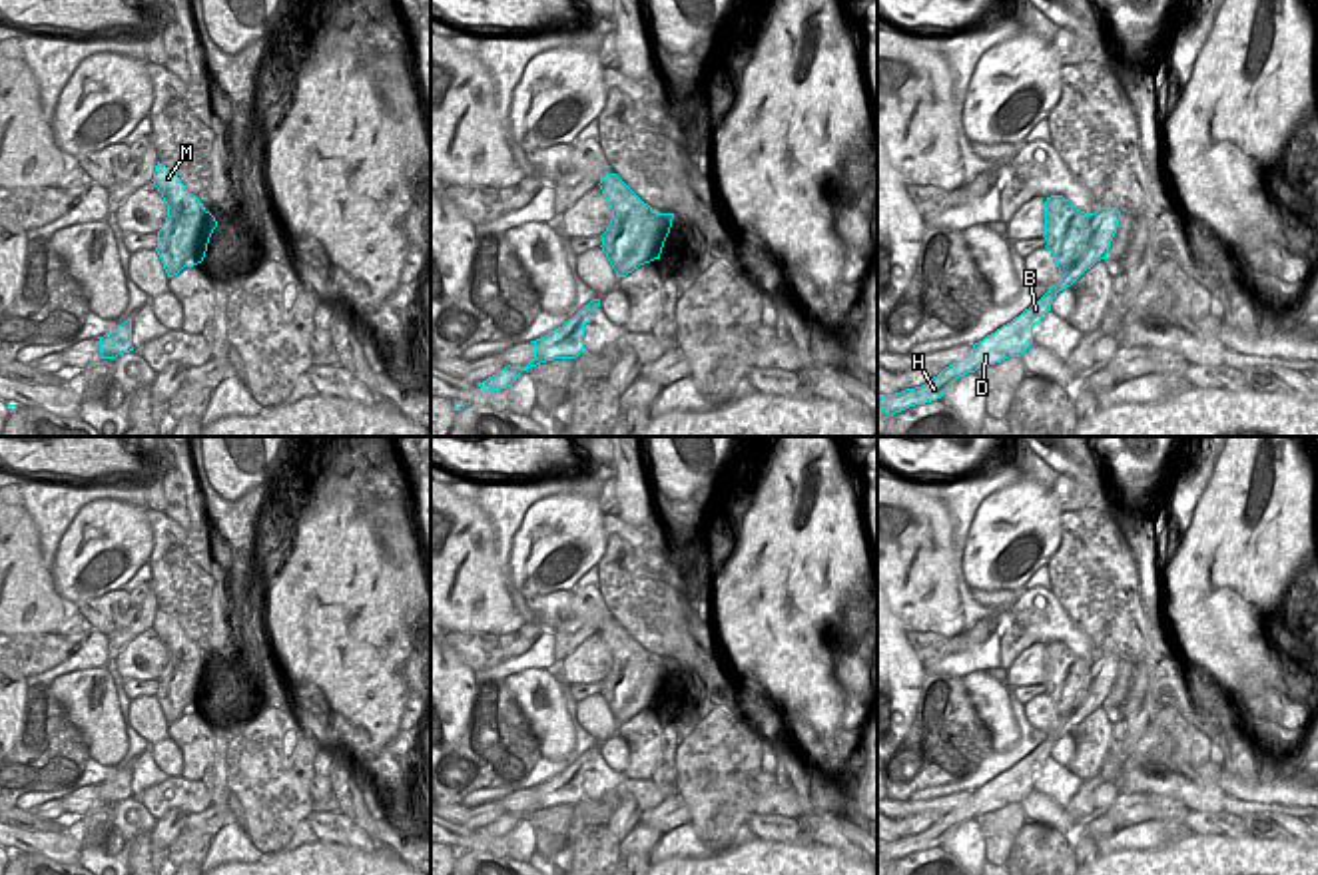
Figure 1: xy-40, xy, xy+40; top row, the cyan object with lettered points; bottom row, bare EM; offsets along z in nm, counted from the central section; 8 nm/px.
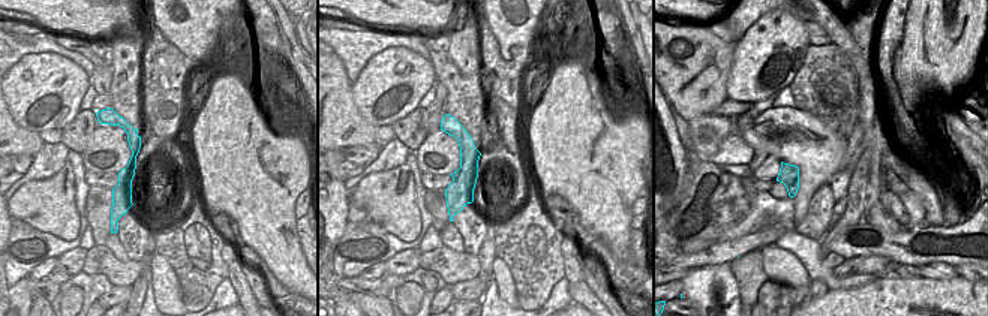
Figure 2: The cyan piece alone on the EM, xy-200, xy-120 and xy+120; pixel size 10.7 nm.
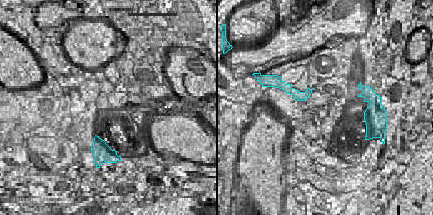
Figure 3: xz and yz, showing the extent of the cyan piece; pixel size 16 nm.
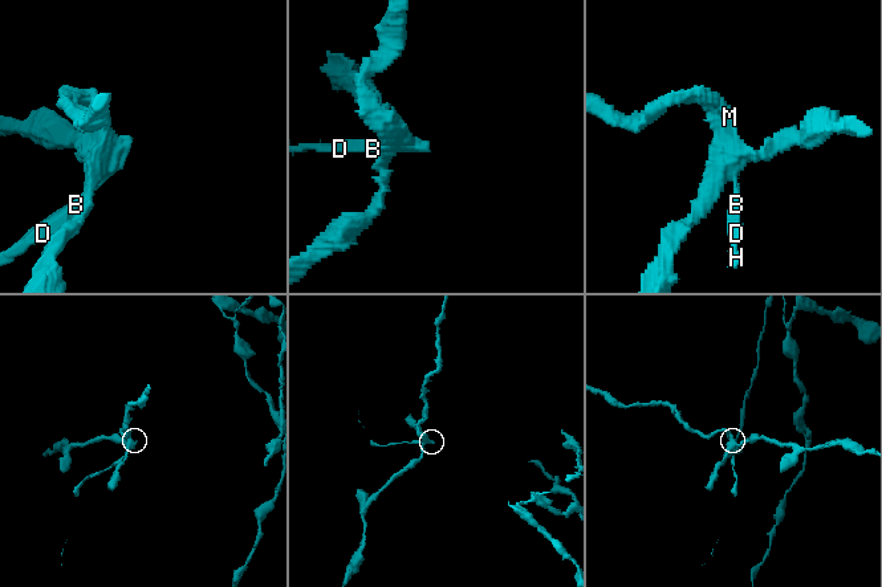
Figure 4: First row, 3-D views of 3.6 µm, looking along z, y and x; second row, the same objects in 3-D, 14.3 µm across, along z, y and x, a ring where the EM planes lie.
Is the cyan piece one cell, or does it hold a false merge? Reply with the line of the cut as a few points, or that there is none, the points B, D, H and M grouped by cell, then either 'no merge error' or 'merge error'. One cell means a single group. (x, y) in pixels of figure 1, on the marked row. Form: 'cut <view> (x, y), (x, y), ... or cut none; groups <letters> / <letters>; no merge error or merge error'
cut xy+40 (1095, 214), (1089, 226), (1087, 250), (1059, 270); groups B D H / M; merge error

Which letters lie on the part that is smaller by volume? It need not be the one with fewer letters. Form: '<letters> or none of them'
B, D, H

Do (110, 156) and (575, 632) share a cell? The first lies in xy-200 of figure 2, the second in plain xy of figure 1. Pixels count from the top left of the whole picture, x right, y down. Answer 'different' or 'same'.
different

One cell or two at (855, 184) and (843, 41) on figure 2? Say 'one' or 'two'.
one

